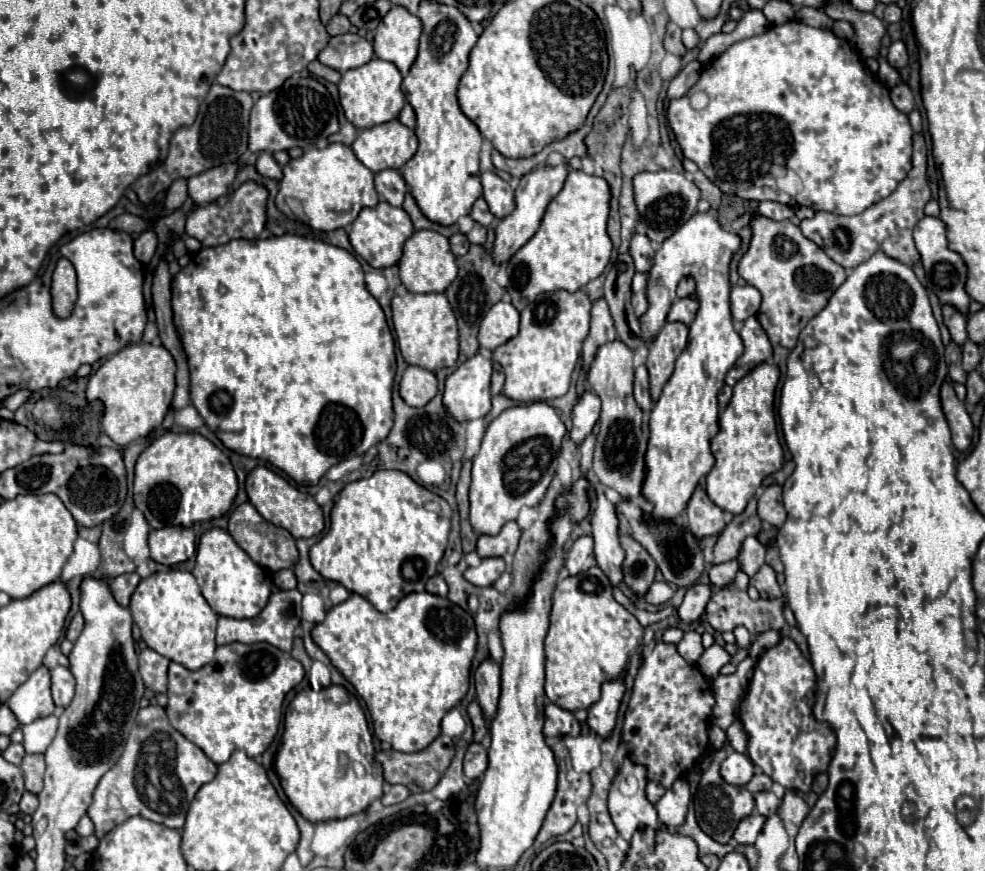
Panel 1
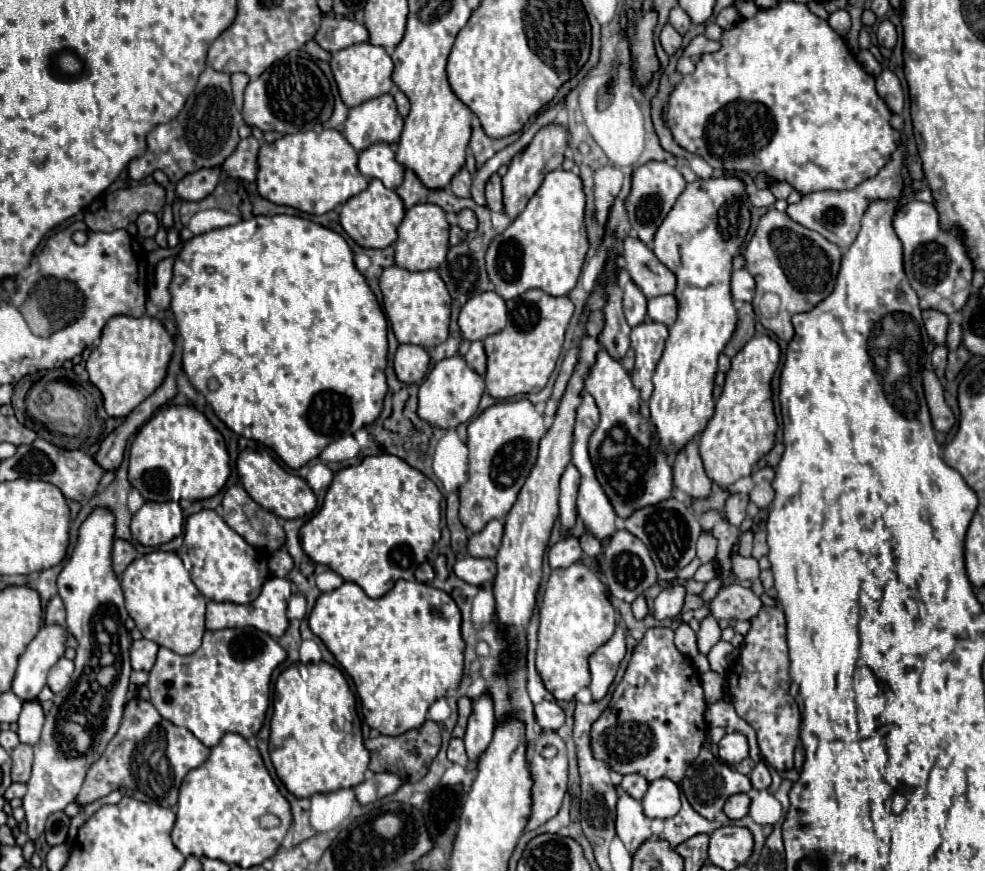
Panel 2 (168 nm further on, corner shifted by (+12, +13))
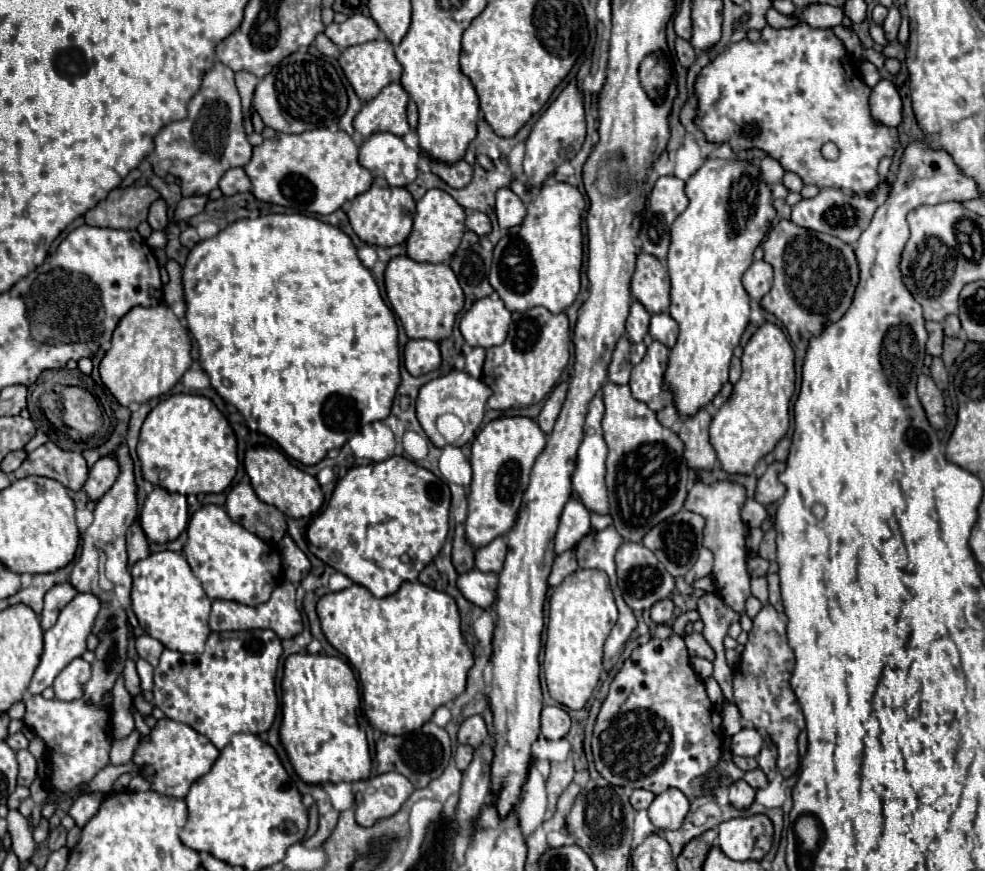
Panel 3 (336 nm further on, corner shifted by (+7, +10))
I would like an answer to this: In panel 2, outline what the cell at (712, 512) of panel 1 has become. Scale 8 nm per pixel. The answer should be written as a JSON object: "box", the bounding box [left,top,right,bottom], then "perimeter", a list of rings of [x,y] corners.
{"box":[674,439,712,499],"perimeter":[[[698,439],[690,441],[676,455],[674,483],[676,483],[676,489],[686,493],[690,499],[706,499],[706,497],[710,497],[712,481],[704,473],[702,459],[698,455]]]}

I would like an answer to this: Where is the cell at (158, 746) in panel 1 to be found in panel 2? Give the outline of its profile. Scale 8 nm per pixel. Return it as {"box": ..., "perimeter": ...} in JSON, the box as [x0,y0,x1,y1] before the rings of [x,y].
{"box":[76,697,210,809],"perimeter":[[[136,697],[126,703],[120,731],[108,745],[108,751],[104,751],[104,755],[90,767],[76,801],[86,805],[118,789],[122,795],[134,797],[138,801],[174,809],[184,775],[190,769],[200,767],[208,755],[210,749],[204,747],[186,727],[170,723],[150,701]]]}

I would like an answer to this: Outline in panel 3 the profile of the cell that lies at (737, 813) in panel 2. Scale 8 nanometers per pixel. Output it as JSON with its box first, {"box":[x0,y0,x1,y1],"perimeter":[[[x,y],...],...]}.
{"box":[729,780,755,808],"perimeter":[[[737,780],[729,786],[729,800],[735,808],[749,808],[755,800],[755,788],[751,788],[745,780]]]}

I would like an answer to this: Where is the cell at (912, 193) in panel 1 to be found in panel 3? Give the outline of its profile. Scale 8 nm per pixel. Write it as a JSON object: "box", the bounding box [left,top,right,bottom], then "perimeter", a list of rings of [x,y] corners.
{"box":[791,182,891,244],"perimeter":[[[883,182],[875,190],[875,196],[867,198],[867,196],[847,196],[837,188],[823,188],[815,198],[801,200],[799,204],[795,204],[793,212],[791,212],[791,220],[797,226],[817,230],[817,232],[825,232],[825,234],[833,234],[835,238],[841,238],[847,244],[855,244],[857,238],[861,236],[861,232],[869,226],[871,216],[875,214],[875,210],[885,202],[889,190],[891,188],[887,186],[887,182]]]}

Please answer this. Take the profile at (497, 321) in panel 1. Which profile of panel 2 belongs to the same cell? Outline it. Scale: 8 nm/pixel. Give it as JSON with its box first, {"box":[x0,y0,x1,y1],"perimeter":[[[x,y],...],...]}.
{"box":[458,291,508,341],"perimeter":[[[494,291],[480,293],[472,297],[460,311],[458,325],[468,341],[484,341],[484,337],[504,329],[508,321],[508,311],[504,299]]]}

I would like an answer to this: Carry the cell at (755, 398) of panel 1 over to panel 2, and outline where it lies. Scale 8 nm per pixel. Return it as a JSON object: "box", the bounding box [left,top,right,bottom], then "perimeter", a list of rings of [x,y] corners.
{"box":[698,335,780,489],"perimeter":[[[766,335],[752,337],[732,359],[722,395],[716,401],[714,417],[708,421],[698,441],[704,471],[722,489],[728,489],[736,479],[750,475],[752,465],[760,461],[760,457],[768,455],[774,447],[778,423],[774,417],[770,381],[776,371],[778,359],[780,347]]]}

